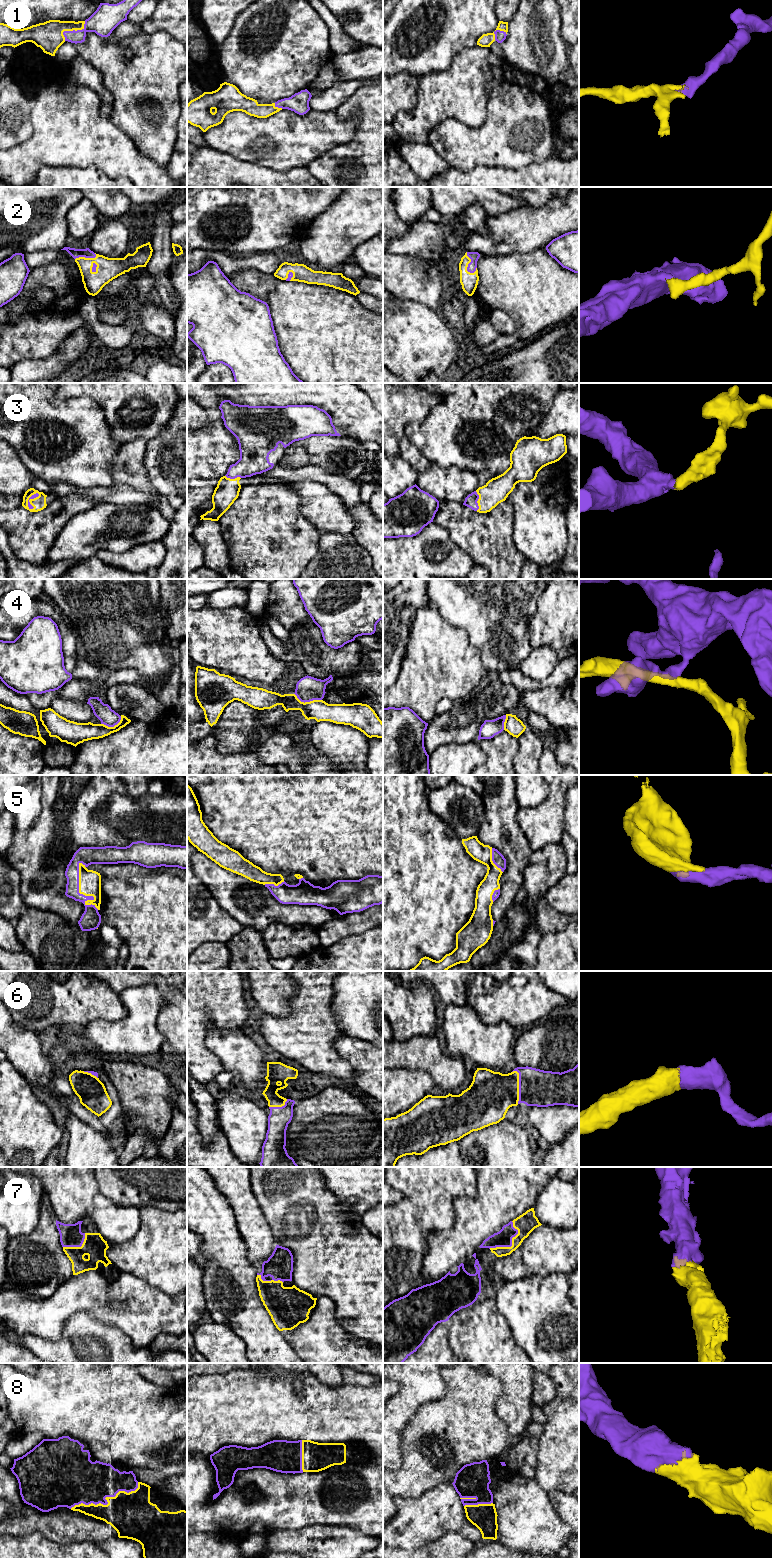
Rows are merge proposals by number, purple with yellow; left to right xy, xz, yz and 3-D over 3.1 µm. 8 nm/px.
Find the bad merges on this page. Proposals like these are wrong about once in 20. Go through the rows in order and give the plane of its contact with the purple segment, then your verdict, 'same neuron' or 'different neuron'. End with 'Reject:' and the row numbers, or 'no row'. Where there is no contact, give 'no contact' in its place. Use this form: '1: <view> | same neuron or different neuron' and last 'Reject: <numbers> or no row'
1: xy | same neuron
2: yz | same neuron
3: xy | same neuron
4: xz | different neuron
5: xy | same neuron
6: yz | same neuron
7: yz | same neuron
8: xy | same neuron
Reject: 4

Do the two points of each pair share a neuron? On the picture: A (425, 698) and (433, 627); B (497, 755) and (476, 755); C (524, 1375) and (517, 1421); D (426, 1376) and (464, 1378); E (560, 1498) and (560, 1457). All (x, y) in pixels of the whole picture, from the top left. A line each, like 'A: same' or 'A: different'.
A: same
B: different
C: same
D: different
E: different

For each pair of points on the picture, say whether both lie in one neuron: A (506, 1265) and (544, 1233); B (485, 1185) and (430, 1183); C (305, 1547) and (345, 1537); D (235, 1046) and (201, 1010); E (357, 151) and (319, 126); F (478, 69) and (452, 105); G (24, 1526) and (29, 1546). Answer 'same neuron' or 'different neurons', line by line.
A: same neuron
B: different neurons
C: same neuron
D: different neurons
E: different neurons
F: same neuron
G: different neurons

